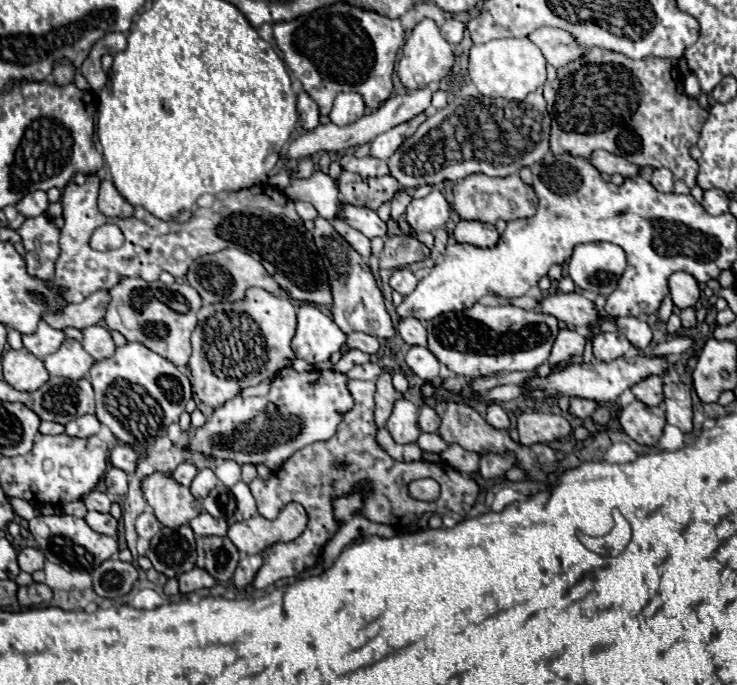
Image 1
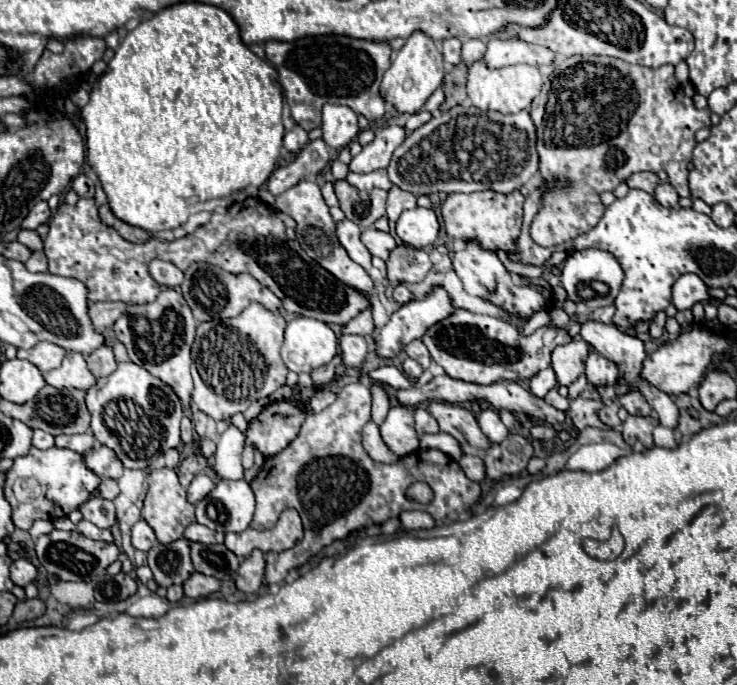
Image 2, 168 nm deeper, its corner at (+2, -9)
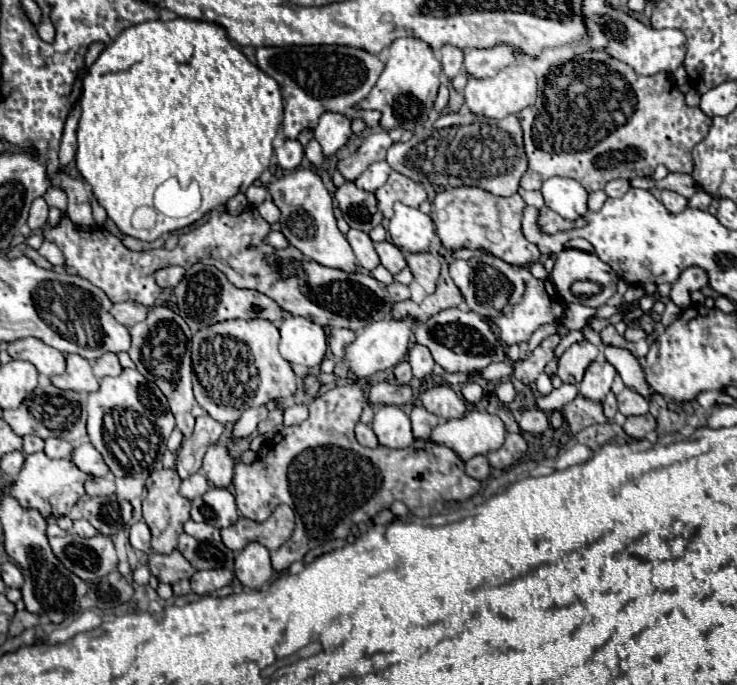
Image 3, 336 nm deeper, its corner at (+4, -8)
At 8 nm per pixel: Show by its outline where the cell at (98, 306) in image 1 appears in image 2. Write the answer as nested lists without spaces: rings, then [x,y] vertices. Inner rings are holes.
[[[94,302],[90,304],[90,318],[96,326],[98,332],[112,330],[114,320],[118,320],[118,316],[122,316],[122,312],[126,312],[128,304],[126,302]]]

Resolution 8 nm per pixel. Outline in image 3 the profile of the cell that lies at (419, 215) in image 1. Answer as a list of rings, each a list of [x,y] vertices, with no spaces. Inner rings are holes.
[[[396,203],[394,217],[388,221],[388,231],[396,247],[418,253],[428,249],[432,237],[436,235],[436,225],[432,217],[420,209]]]

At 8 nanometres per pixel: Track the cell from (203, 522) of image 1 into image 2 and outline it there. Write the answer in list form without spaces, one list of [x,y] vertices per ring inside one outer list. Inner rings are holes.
[[[198,522],[190,524],[190,526],[186,528],[184,536],[186,536],[190,542],[202,542],[202,544],[214,544],[214,542],[218,542],[218,540],[216,540],[216,532],[210,530],[210,528],[206,528],[206,526],[202,526],[202,524],[198,524]]]

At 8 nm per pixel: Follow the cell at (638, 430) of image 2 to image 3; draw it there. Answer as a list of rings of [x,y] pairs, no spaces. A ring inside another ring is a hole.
[[[628,417],[626,423],[624,423],[624,433],[632,439],[644,439],[648,431],[652,431],[656,425],[654,425],[654,419],[652,417]]]

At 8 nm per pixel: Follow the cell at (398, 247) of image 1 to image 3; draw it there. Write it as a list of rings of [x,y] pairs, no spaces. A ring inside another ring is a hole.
[[[406,253],[404,259],[408,263],[408,269],[414,275],[414,281],[420,283],[428,293],[432,293],[440,273],[438,259],[430,253]]]

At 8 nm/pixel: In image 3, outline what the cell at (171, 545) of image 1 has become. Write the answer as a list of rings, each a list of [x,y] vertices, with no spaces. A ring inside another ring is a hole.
[[[172,551],[168,555],[162,553],[152,553],[148,557],[148,565],[152,575],[160,581],[160,583],[178,583],[180,579],[190,579],[194,569],[192,565],[184,559],[184,555],[180,551]]]

